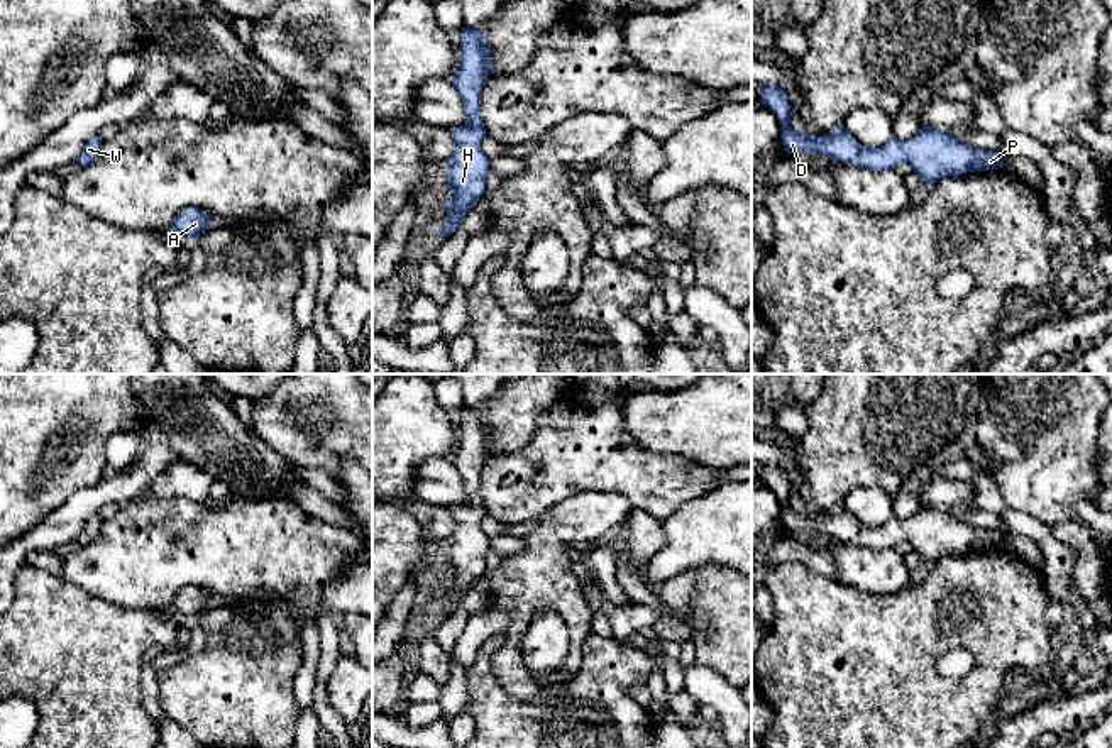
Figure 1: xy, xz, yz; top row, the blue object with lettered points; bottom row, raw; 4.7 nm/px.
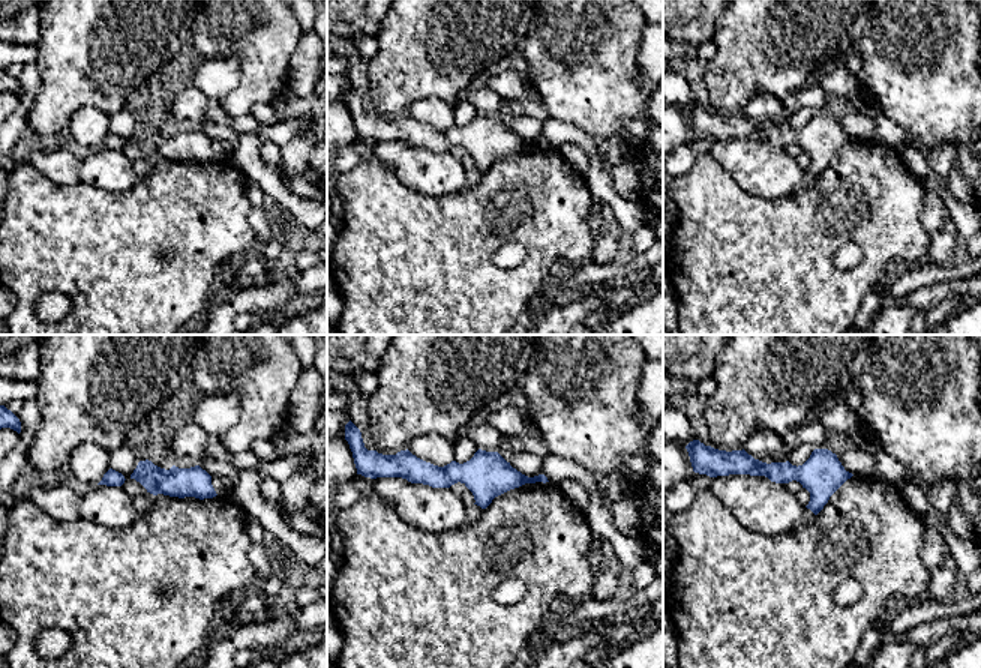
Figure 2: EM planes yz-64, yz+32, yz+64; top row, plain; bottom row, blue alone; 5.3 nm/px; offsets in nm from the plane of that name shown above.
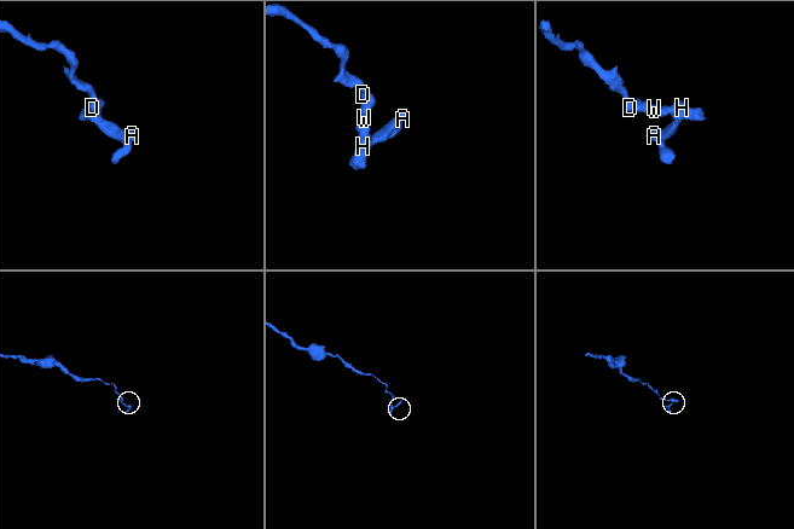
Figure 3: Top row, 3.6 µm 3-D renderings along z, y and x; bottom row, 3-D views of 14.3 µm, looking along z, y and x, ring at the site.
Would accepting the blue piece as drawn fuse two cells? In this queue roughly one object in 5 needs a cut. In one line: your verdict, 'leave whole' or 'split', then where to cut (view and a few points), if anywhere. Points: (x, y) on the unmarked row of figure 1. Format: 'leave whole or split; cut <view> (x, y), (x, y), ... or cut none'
leave whole; cut none

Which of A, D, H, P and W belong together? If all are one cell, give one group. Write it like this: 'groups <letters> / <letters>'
groups A D H P W

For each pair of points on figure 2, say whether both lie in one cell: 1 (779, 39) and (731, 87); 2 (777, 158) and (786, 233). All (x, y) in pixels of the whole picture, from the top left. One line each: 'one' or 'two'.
1: one
2: two

